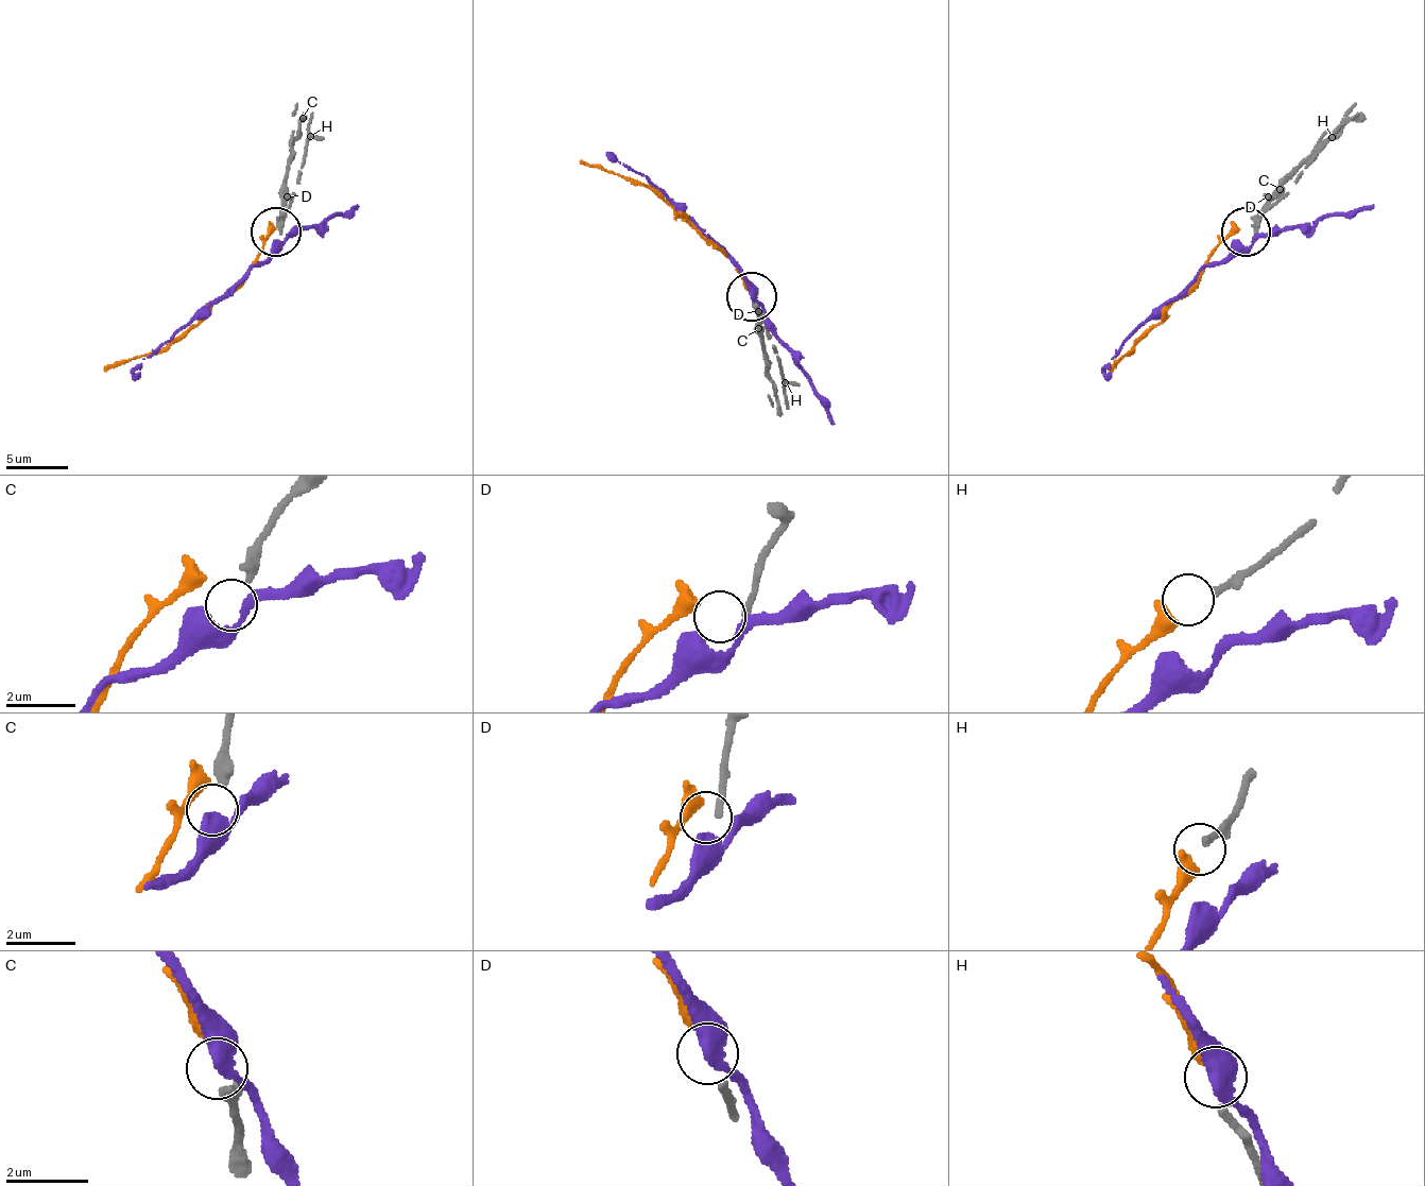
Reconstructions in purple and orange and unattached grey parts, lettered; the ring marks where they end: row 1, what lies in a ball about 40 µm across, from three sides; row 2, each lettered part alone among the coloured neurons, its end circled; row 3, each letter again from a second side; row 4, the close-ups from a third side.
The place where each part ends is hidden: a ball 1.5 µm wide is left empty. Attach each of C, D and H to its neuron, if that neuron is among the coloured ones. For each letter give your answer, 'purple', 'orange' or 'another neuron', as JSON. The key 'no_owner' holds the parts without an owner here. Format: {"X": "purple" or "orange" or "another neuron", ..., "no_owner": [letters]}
{"C": "another neuron", "D": "another neuron", "H": "orange", "no_owner": ["C", "D"]}

